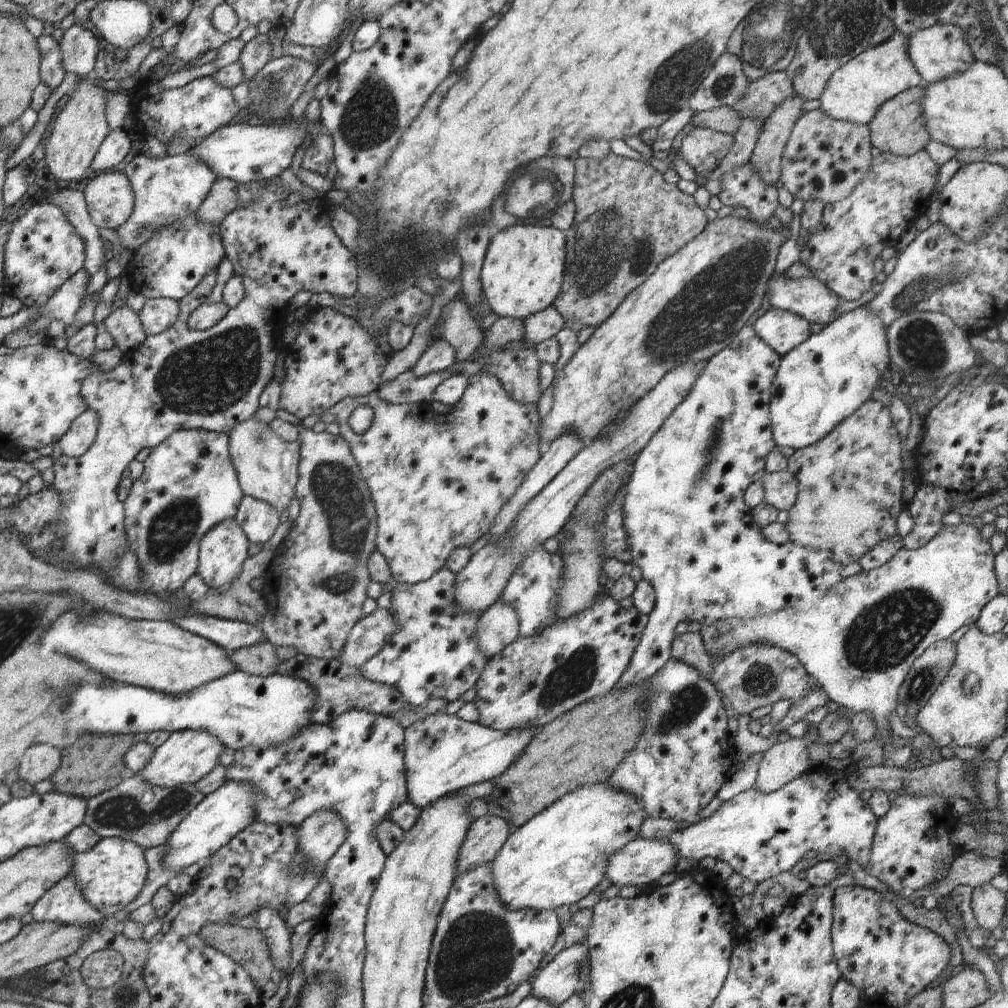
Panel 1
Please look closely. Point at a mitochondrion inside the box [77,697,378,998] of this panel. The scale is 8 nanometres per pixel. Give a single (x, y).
(125, 812)

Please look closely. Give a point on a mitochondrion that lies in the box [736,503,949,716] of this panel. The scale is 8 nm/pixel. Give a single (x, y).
(881, 637)

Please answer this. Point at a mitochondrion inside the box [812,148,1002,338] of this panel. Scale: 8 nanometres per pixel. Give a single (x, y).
(927, 286)

